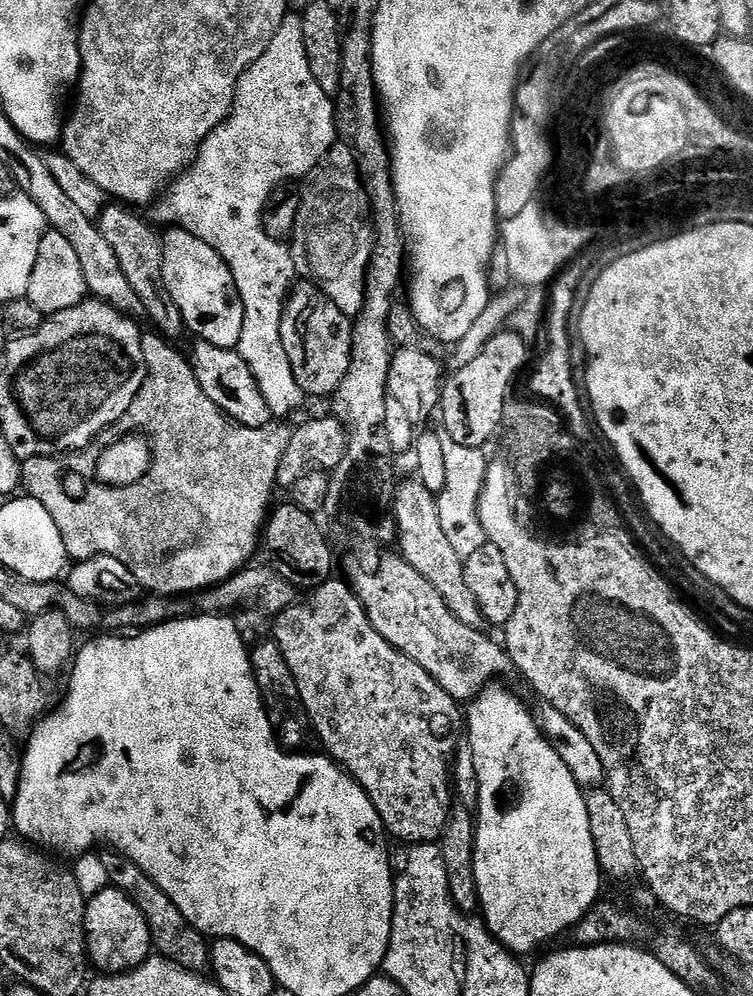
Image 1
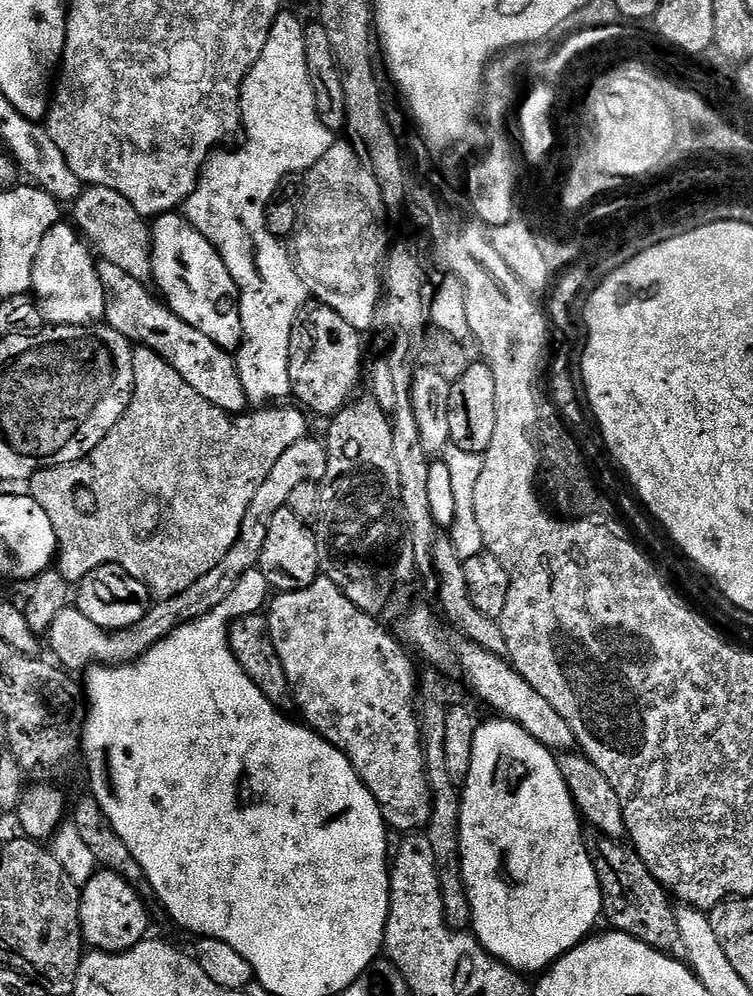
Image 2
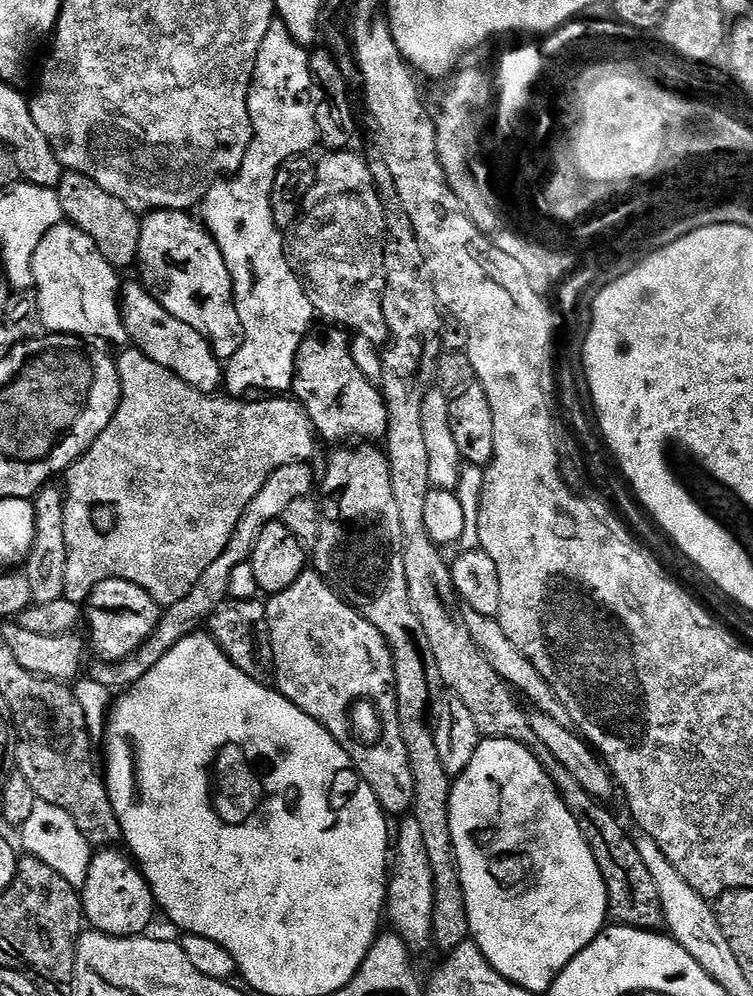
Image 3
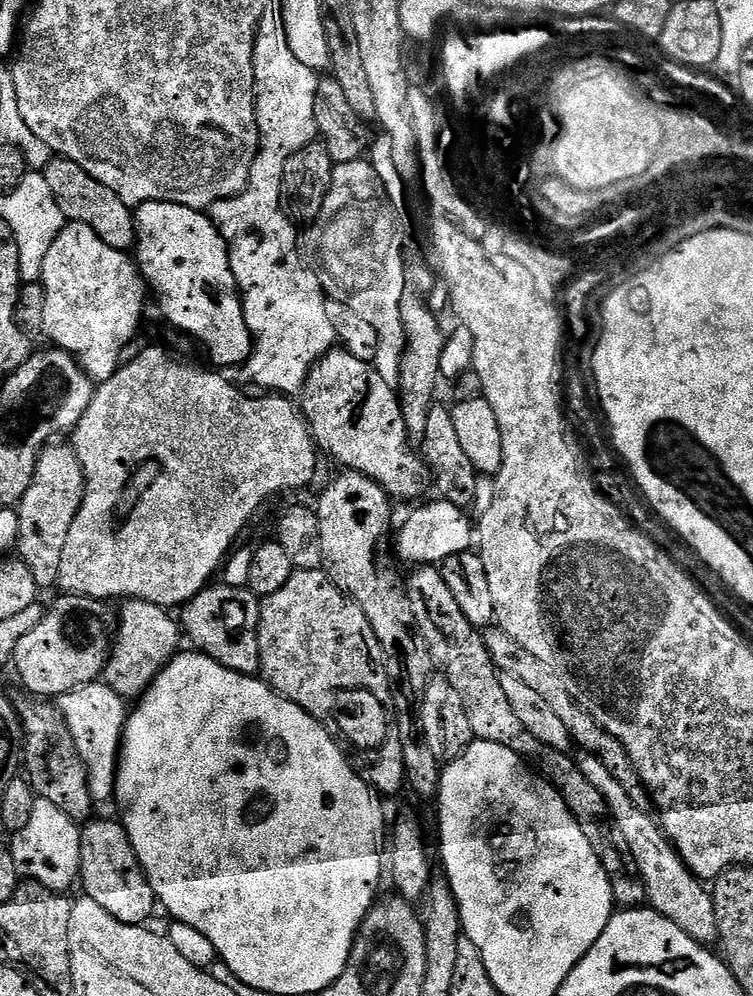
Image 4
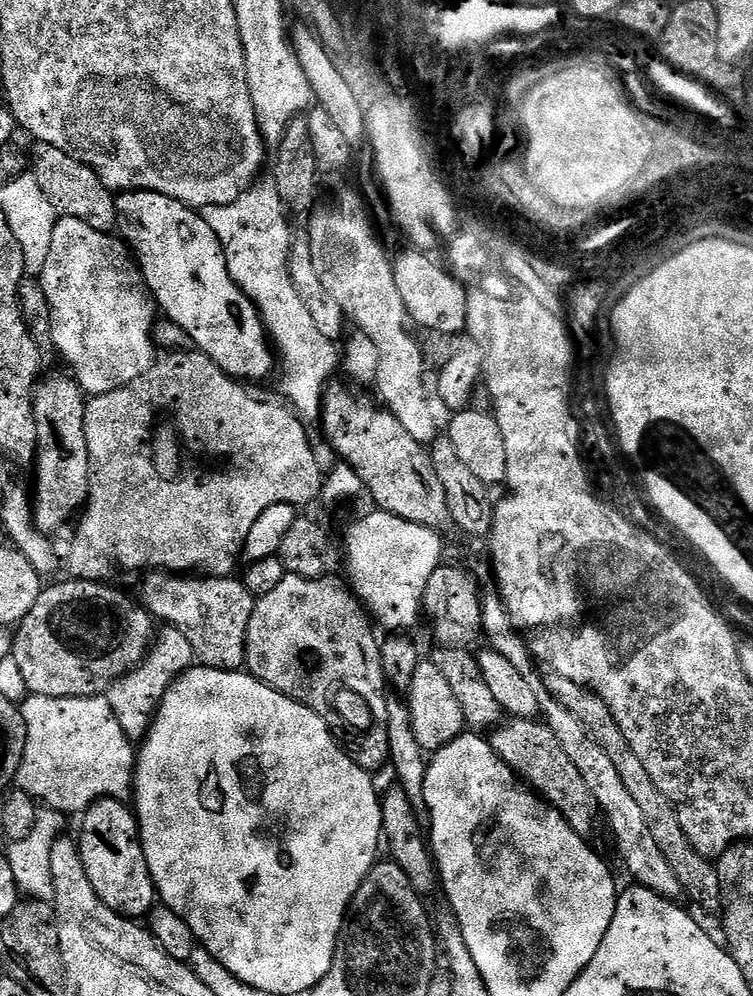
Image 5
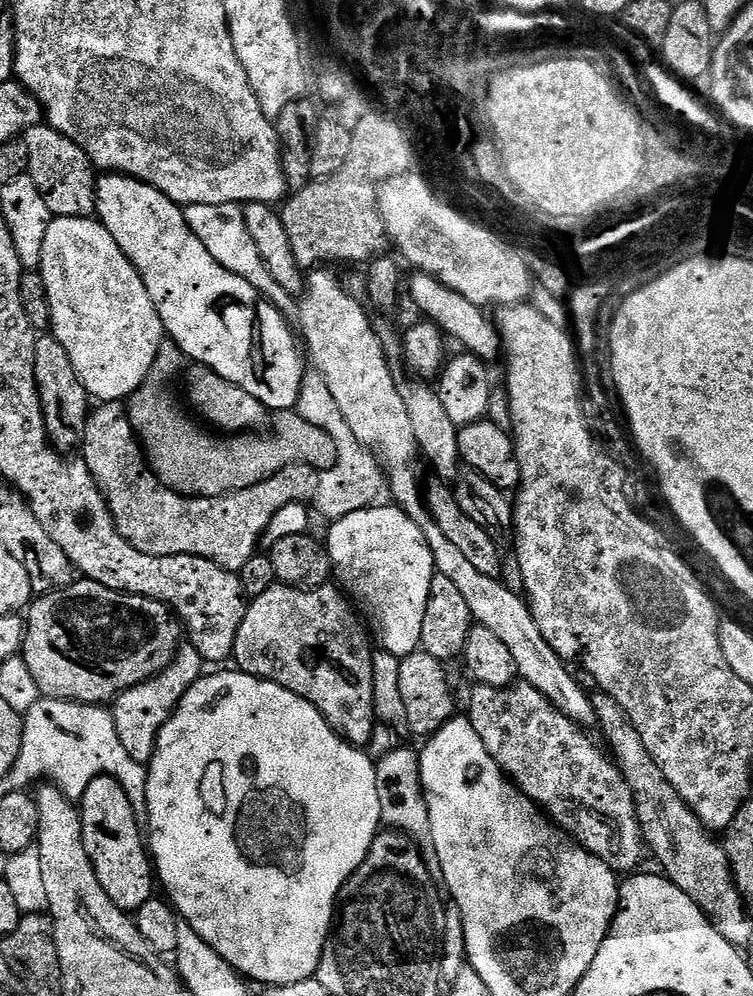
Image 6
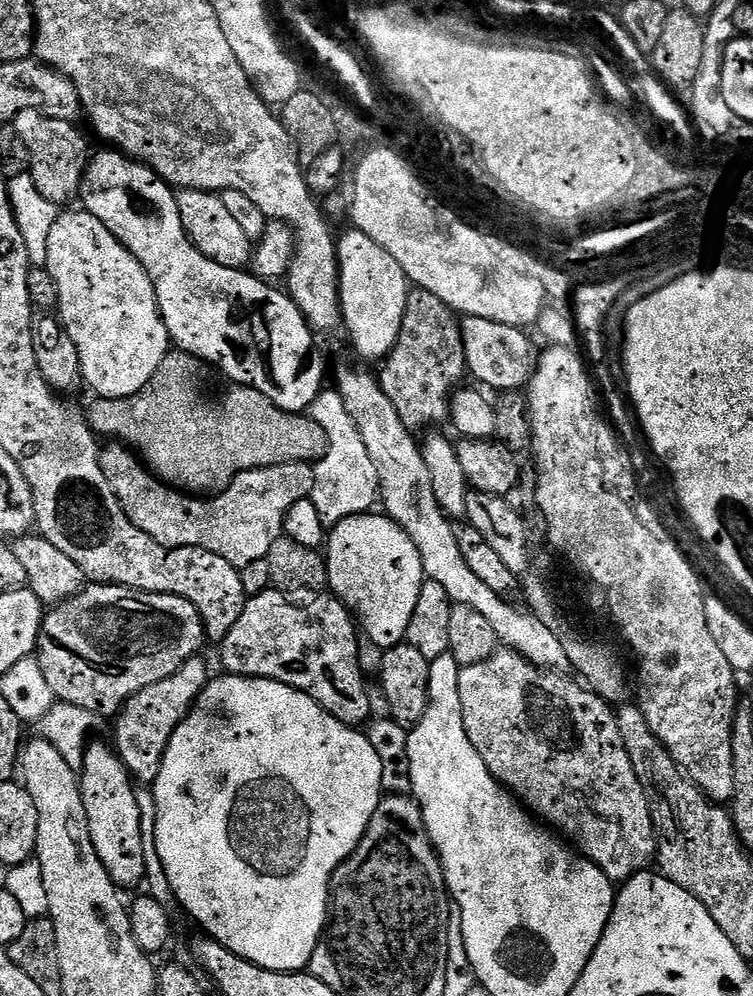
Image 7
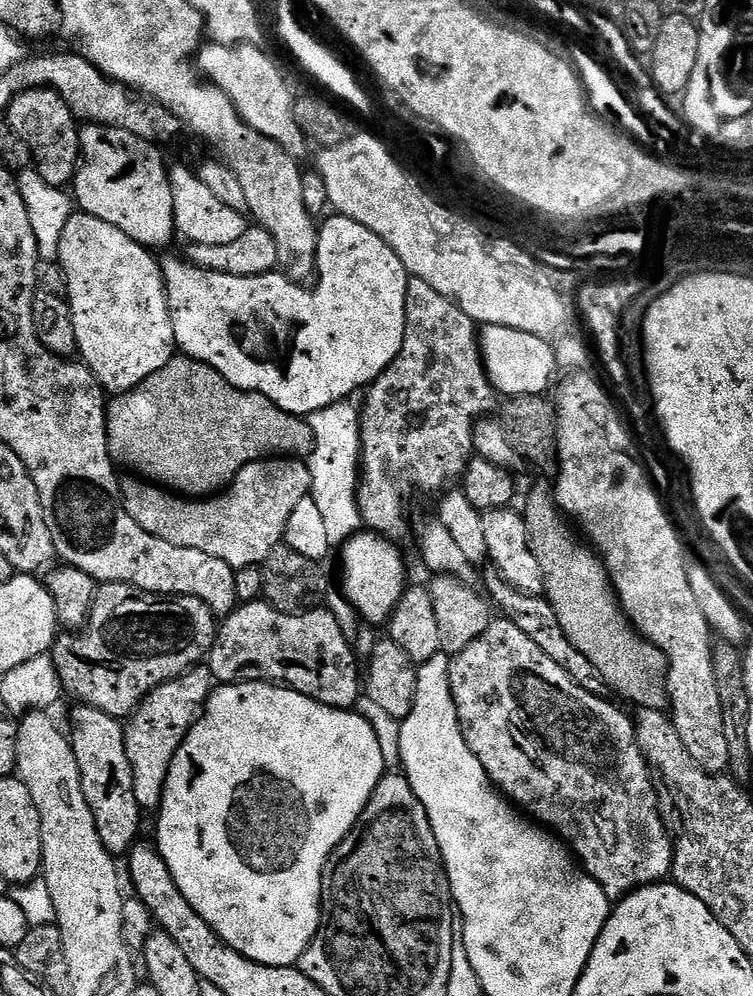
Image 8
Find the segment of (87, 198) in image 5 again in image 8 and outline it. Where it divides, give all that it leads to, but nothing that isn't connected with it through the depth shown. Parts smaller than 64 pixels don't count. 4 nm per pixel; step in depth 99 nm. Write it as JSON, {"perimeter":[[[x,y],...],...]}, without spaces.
{"perimeter":[[[31,88],[18,94],[10,102],[6,122],[30,146],[32,163],[38,174],[50,182],[50,186],[64,188],[71,185],[80,167],[80,128],[72,111],[52,88]]]}

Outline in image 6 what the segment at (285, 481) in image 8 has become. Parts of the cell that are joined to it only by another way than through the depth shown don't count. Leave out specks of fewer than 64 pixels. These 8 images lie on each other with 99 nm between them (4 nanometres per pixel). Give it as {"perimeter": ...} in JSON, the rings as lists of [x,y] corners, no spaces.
{"perimeter":[[[104,402],[91,409],[84,426],[82,437],[82,458],[100,487],[100,493],[106,498],[110,514],[126,542],[134,546],[134,550],[142,550],[142,554],[151,556],[177,556],[190,554],[198,558],[206,558],[218,566],[227,568],[229,572],[239,573],[250,558],[257,555],[259,544],[262,544],[264,531],[270,526],[270,518],[282,510],[287,504],[308,504],[318,490],[320,473],[305,464],[291,464],[274,478],[266,482],[258,482],[258,486],[250,486],[246,490],[231,492],[228,496],[219,496],[213,500],[201,500],[191,496],[179,496],[174,490],[162,486],[162,482],[153,474],[144,458],[144,450],[136,439],[136,431],[128,421],[128,410],[120,402]]]}

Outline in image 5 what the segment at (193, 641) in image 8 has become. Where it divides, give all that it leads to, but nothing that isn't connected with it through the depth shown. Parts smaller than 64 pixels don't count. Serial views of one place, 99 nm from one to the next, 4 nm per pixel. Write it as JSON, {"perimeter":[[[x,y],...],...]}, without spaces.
{"perimeter":[[[67,578],[41,591],[34,610],[18,625],[12,642],[12,655],[25,678],[27,691],[46,698],[74,698],[75,696],[104,696],[118,678],[140,667],[148,657],[152,642],[158,635],[158,624],[143,604],[132,600],[124,592],[95,580]]]}

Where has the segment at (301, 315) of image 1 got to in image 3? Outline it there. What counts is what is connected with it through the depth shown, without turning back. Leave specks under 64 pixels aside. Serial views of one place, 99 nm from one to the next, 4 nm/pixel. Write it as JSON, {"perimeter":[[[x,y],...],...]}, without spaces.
{"perimeter":[[[336,326],[324,327],[328,328],[318,329],[319,327],[317,327],[315,330],[309,331],[298,350],[296,355],[296,377],[292,379],[291,386],[295,399],[308,416],[308,421],[312,423],[313,429],[323,439],[325,436],[328,440],[340,440],[336,442],[383,441],[388,435],[388,415],[384,405],[384,393],[380,391],[377,385],[368,381],[362,374],[362,370],[358,370],[358,365],[354,363],[352,357],[349,333]]]}

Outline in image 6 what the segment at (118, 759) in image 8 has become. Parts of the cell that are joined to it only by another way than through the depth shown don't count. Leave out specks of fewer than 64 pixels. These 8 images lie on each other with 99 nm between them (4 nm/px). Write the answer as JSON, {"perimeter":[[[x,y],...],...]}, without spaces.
{"perimeter":[[[99,776],[86,786],[86,794],[78,801],[80,821],[82,822],[82,842],[86,846],[86,854],[94,866],[94,874],[98,874],[98,882],[102,882],[102,890],[110,894],[110,902],[118,906],[123,912],[134,914],[146,901],[153,899],[152,884],[154,888],[154,865],[146,847],[145,837],[136,821],[134,806],[122,790],[115,776]]]}

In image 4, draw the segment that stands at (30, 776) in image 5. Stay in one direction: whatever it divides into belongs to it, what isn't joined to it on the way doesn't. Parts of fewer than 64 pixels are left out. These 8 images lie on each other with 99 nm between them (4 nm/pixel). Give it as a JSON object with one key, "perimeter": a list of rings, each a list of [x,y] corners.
{"perimeter":[[[103,682],[87,684],[59,697],[58,707],[68,729],[76,737],[88,766],[88,785],[93,801],[111,801],[116,794],[116,770],[120,762],[120,745],[124,739],[126,702]]]}

